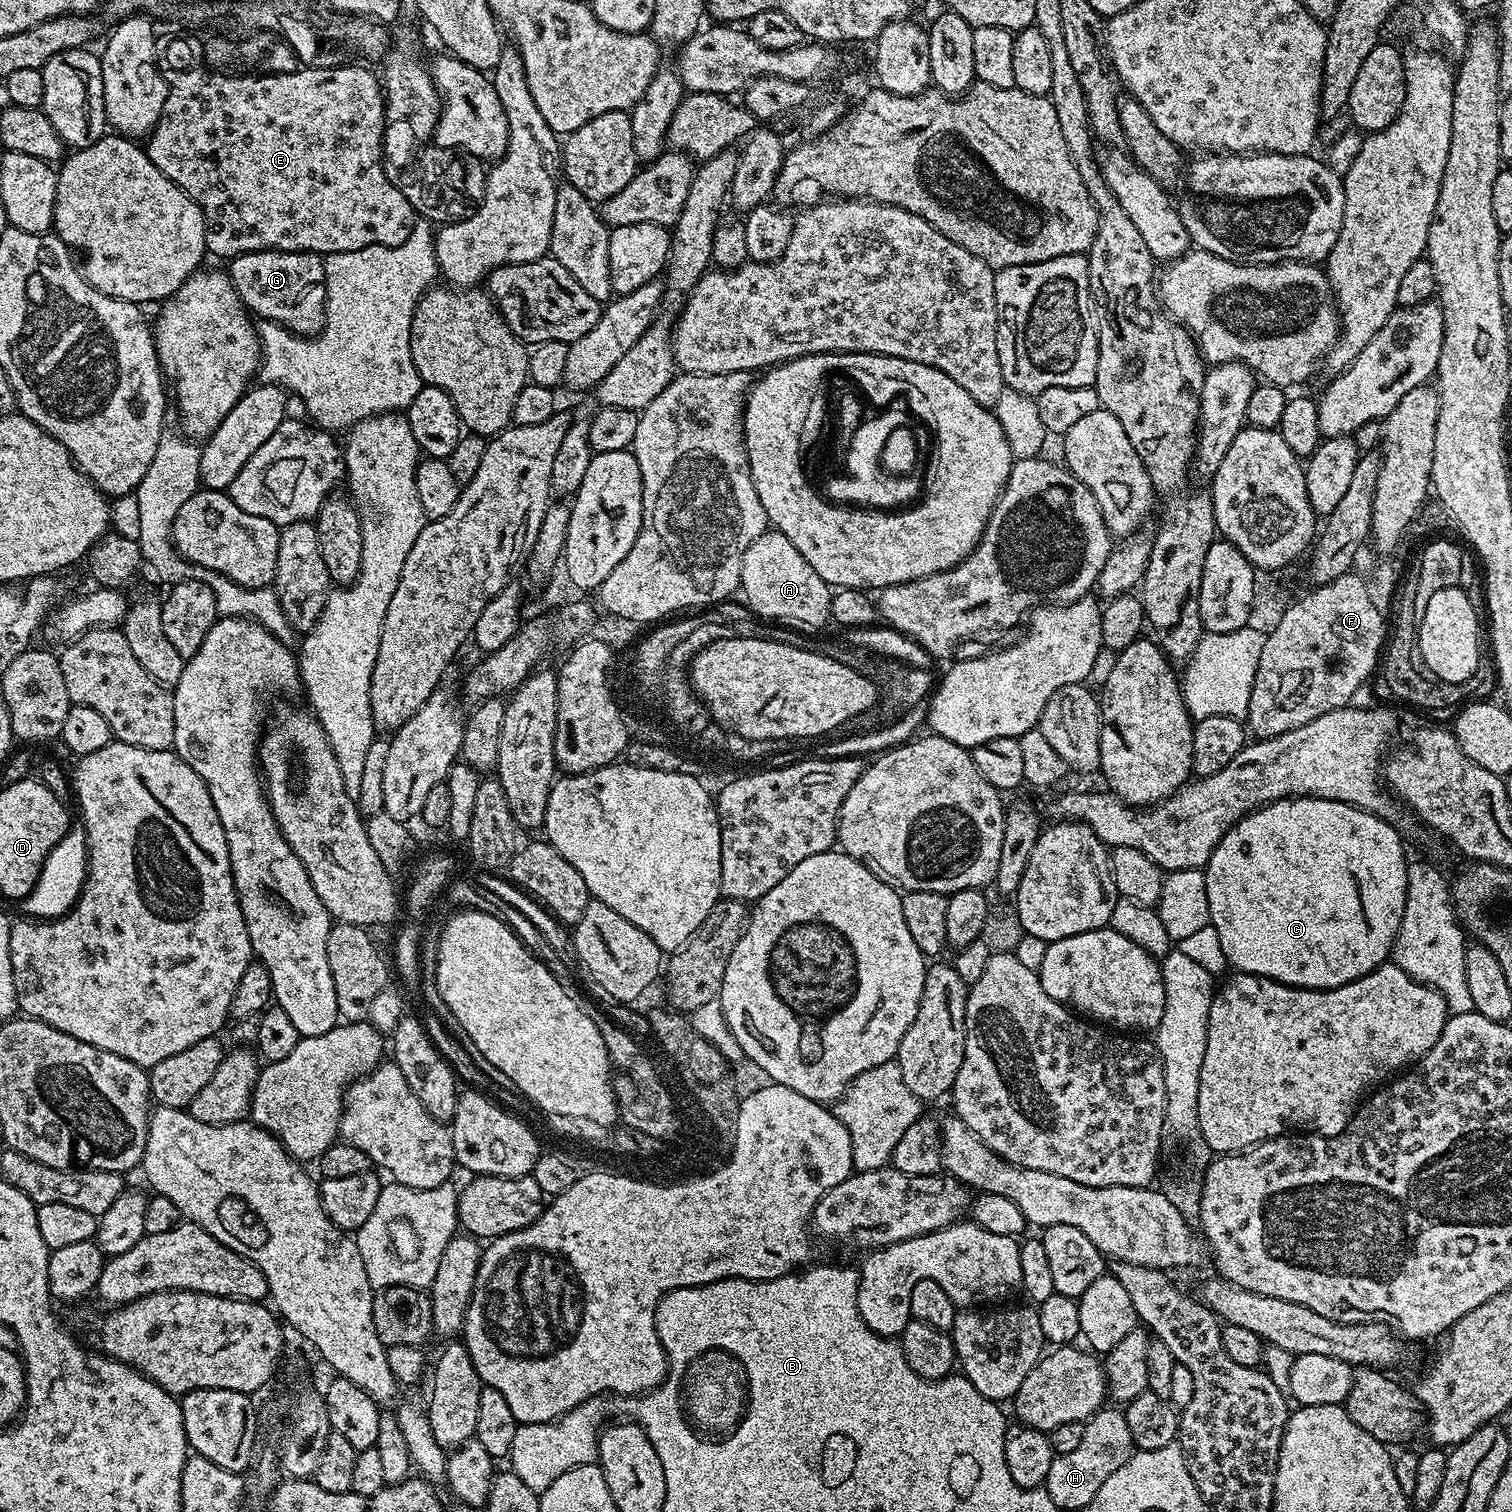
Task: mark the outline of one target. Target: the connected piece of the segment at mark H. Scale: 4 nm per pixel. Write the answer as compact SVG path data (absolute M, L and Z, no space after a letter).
M1105 1406L1086 1421L1082 1430L1082 1443L1075 1450L1070 1450L1070 1454L1053 1455L1050 1474L1046 1474L1042 1487L1050 1494L1054 1506L1061 1510L1079 1510L1092 1501L1098 1490L1102 1490L1102 1482L1106 1482L1114 1470L1126 1466L1133 1451L1130 1426L1126 1426L1123 1411L1116 1406Z

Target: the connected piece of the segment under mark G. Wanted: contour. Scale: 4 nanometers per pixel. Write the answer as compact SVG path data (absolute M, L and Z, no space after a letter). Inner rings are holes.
M247 252L231 257L230 264L232 284L253 317L261 321L273 320L302 336L314 336L324 329L326 282L324 261L317 253Z

